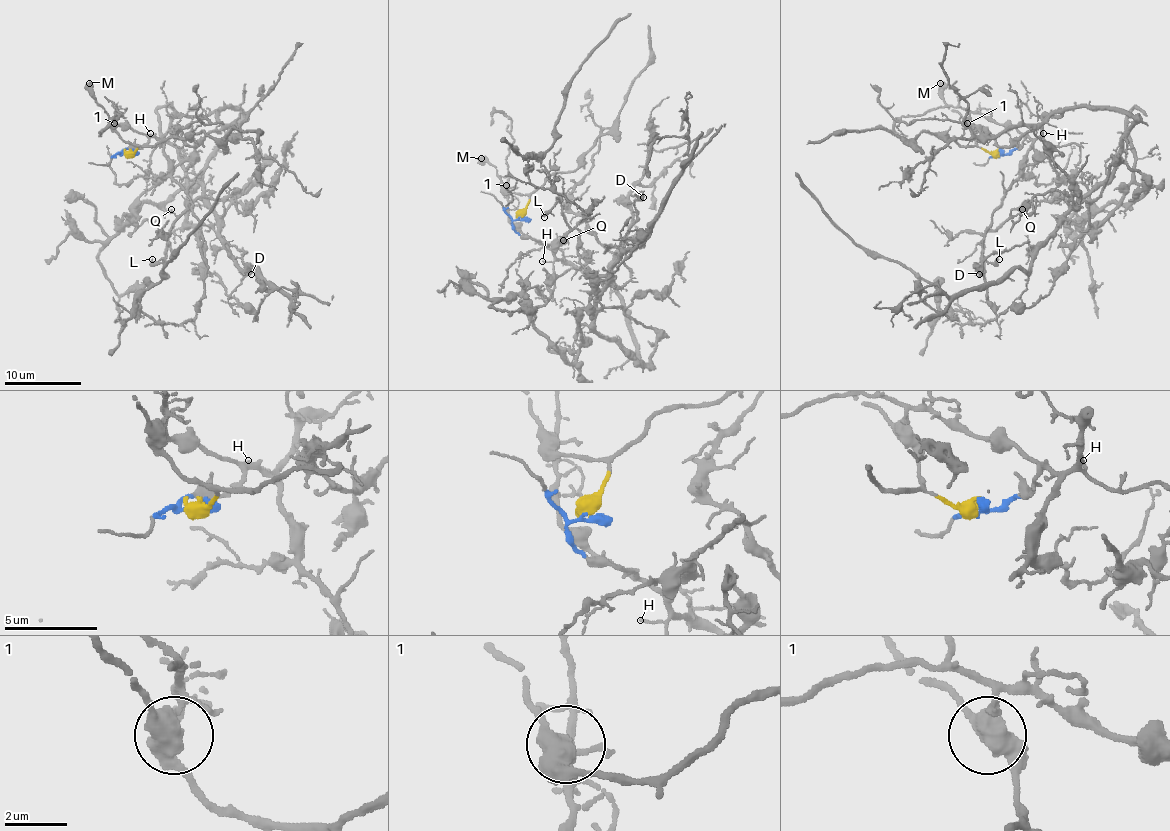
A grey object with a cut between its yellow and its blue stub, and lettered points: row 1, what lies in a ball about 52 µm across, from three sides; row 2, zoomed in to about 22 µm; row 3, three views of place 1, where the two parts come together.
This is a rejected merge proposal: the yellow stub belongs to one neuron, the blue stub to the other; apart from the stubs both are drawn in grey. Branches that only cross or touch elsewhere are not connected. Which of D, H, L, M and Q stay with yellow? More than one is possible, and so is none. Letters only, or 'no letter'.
M

